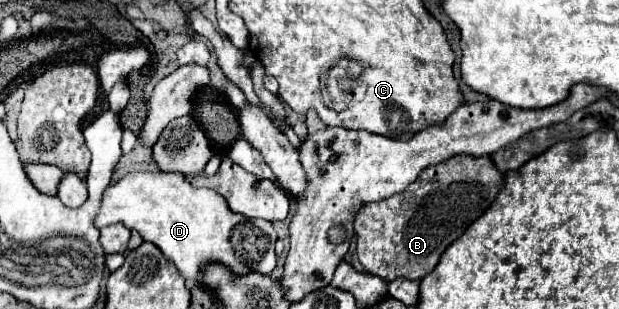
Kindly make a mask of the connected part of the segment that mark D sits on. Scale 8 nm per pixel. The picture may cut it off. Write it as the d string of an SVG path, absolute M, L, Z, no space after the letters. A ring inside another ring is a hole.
M130 171L120 181L108 185L94 225L102 229L118 221L128 229L136 229L144 241L158 245L180 269L180 275L202 289L200 267L212 261L230 267L236 275L250 271L270 275L276 267L274 243L278 237L272 223L232 213L222 195L210 189L194 189L182 173Z

